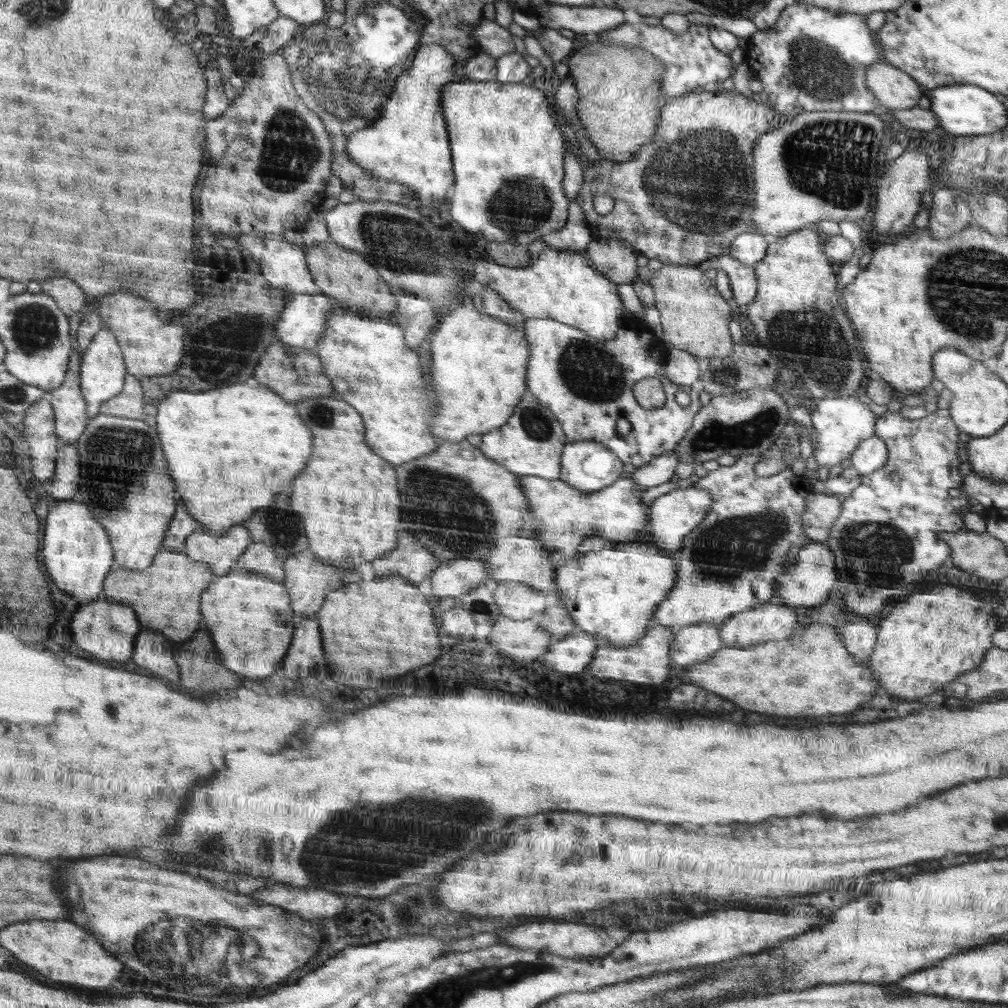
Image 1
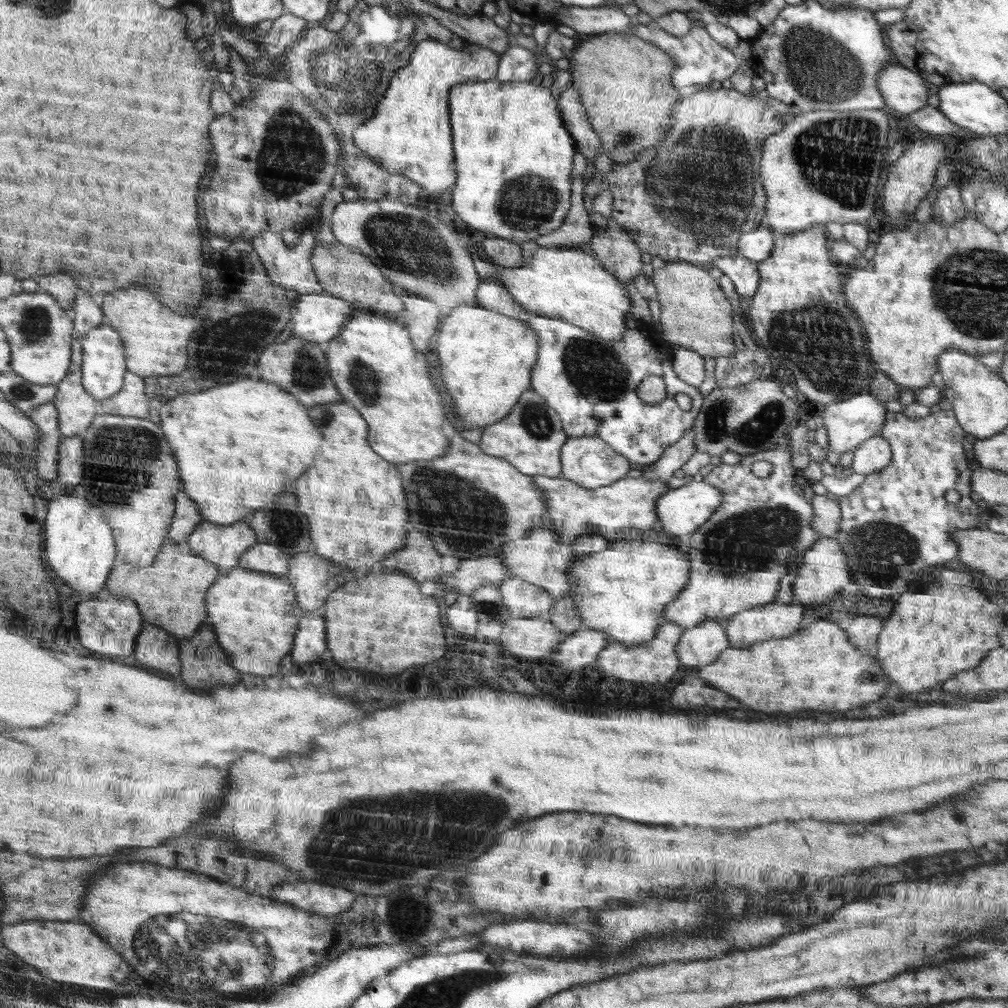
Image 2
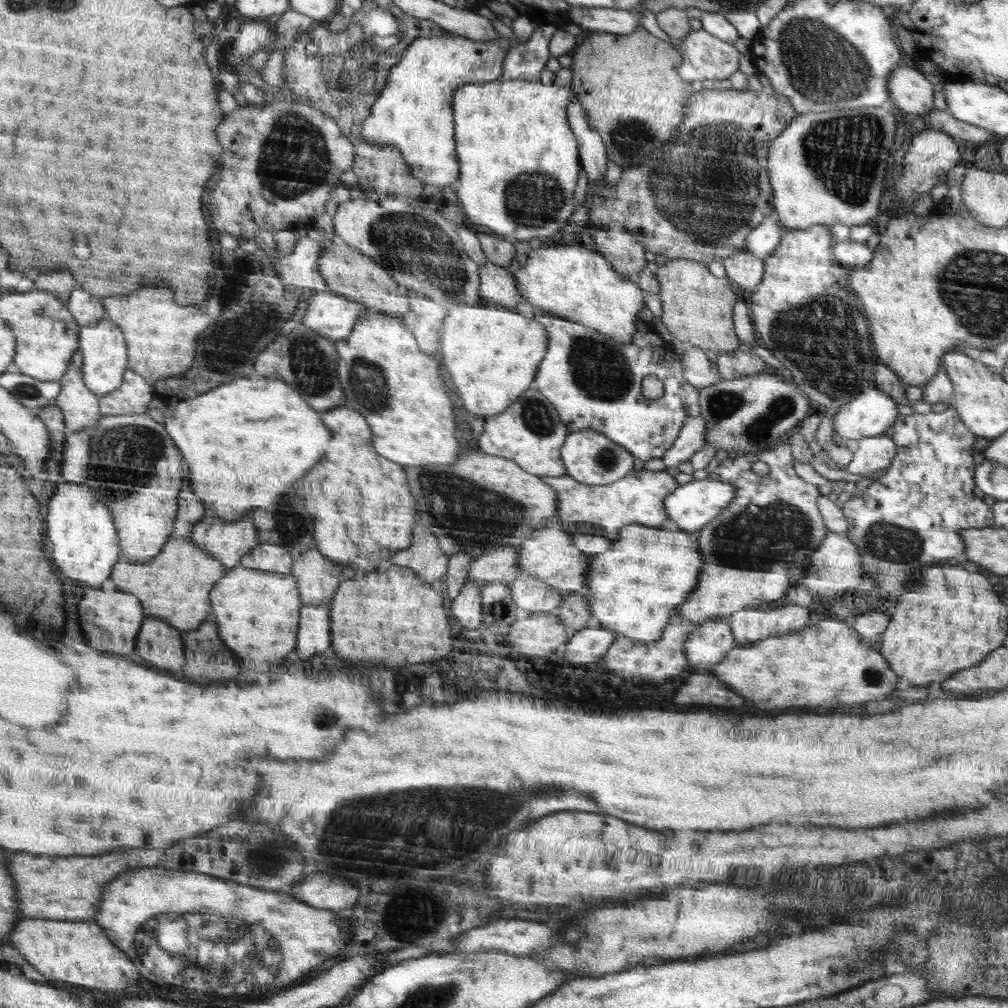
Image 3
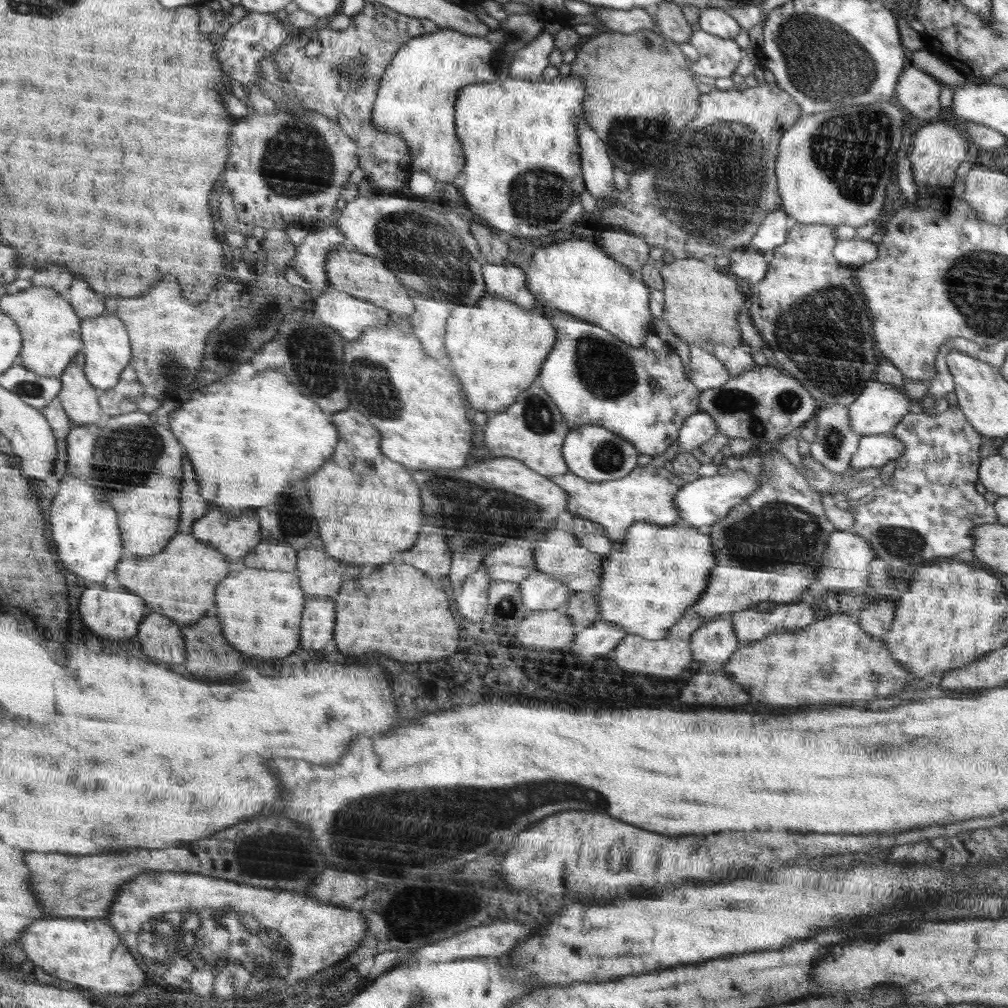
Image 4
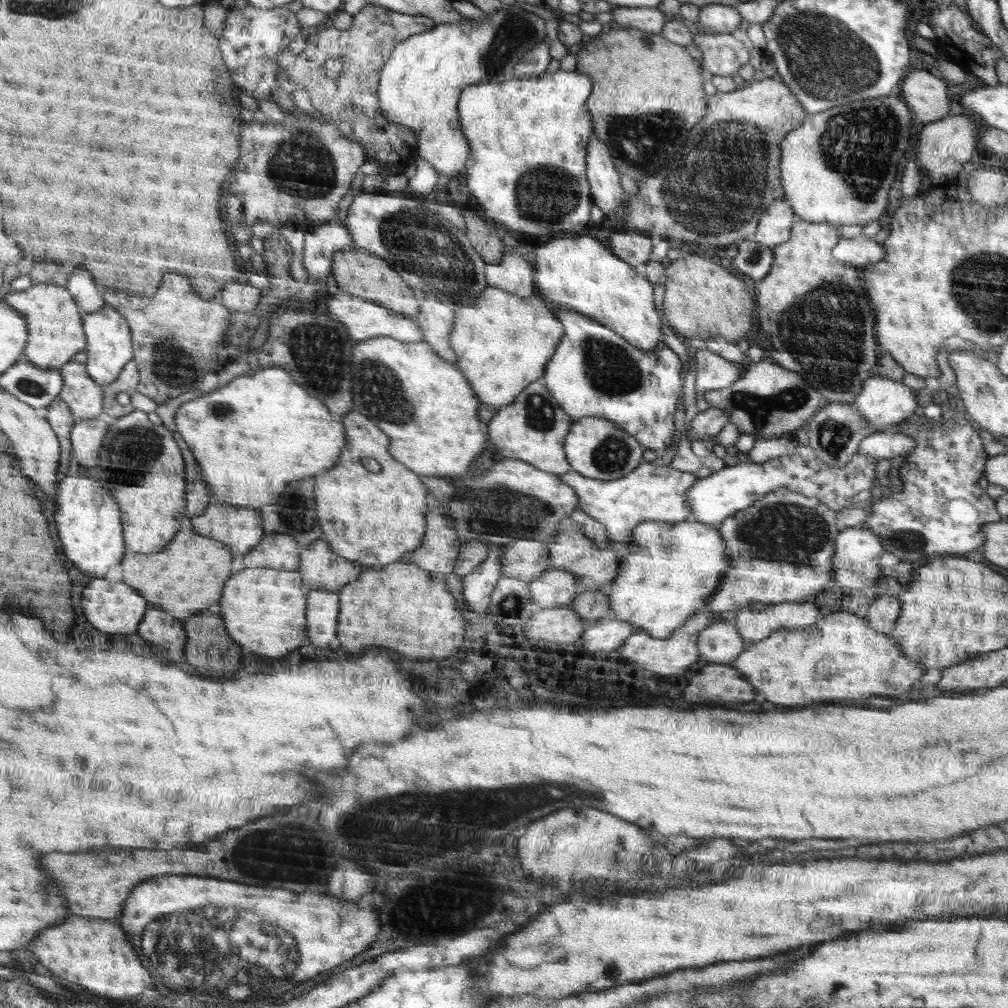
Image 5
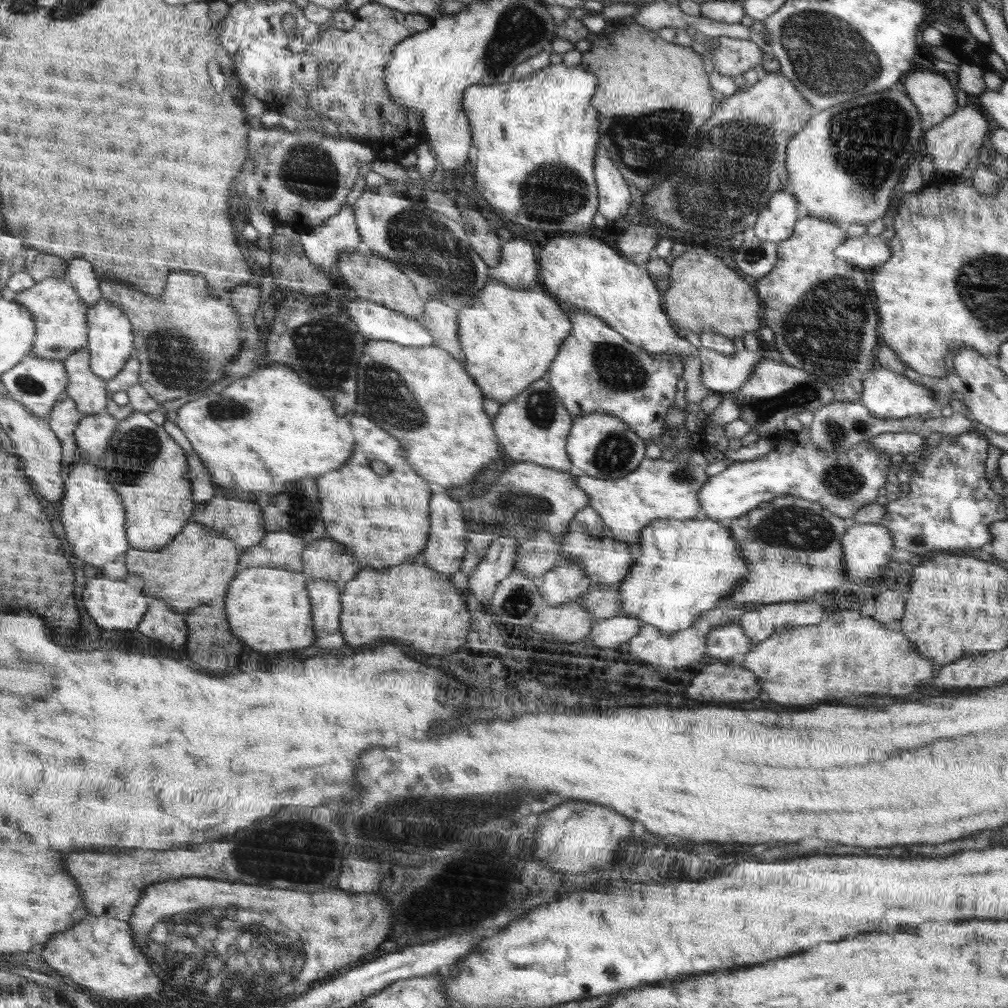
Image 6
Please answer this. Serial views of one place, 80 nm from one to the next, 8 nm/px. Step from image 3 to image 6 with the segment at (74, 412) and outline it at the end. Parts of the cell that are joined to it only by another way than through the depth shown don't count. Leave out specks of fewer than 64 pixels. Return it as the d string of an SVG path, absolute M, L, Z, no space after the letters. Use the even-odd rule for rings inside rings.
M87 347L72 353L64 360L64 365L69 377L64 396L72 399L86 417L104 411L110 401L108 382L90 370Z

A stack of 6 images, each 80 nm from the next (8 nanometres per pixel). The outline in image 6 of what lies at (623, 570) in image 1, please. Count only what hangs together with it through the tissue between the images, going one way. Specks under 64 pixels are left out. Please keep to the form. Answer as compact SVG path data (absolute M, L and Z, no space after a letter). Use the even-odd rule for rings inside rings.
M690 518L688 520L656 520L646 525L642 530L643 555L633 562L628 576L621 581L620 603L621 613L632 618L638 618L644 625L660 629L660 633L670 636L680 630L693 626L706 610L714 610L719 603L738 590L737 584L745 577L747 566L742 558L741 546L729 529L727 521L711 518Z

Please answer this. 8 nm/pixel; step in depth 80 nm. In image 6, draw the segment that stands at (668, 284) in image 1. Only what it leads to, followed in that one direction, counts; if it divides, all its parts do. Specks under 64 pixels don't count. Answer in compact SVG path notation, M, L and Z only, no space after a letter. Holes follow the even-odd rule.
M688 248L680 257L676 257L670 266L669 287L663 291L663 301L666 305L666 314L675 325L684 332L696 332L701 334L705 330L712 330L726 338L734 339L736 336L744 336L744 332L751 330L757 332L760 328L758 318L758 297L754 296L754 290L734 272L728 265L722 264L722 259L716 257L702 248Z

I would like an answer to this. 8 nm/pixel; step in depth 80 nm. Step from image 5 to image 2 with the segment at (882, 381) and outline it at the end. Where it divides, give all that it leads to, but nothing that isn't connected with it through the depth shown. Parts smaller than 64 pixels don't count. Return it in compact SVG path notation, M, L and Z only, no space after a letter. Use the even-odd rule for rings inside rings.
M866 391L847 398L846 401L814 408L813 413L816 415L818 423L824 425L826 436L828 436L825 460L836 466L840 457L847 455L849 450L853 451L869 438L878 435L888 412L884 403L874 397L872 393Z

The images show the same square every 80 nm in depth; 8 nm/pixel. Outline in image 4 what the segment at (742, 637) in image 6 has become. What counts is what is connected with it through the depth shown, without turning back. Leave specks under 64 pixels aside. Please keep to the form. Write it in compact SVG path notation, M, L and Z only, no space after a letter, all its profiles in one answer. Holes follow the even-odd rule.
M718 616L691 634L693 660L707 665L721 665L742 645L738 642L730 620Z

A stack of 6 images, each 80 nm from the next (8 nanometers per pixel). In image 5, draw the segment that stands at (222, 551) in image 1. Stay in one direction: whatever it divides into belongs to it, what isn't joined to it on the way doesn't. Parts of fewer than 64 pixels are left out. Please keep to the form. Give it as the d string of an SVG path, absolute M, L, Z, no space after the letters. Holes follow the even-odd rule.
M227 502L210 503L200 516L193 516L189 520L189 526L197 530L198 534L204 534L218 542L225 543L234 554L248 554L254 546L261 541L267 541L264 517L261 510L251 506L228 505Z

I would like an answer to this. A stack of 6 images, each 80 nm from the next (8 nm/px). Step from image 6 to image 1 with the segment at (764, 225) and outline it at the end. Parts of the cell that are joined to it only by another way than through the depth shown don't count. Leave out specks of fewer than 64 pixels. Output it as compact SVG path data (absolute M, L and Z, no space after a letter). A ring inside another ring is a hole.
M754 229L738 236L728 255L742 264L755 266L768 256L769 240L768 236L760 234L757 229Z

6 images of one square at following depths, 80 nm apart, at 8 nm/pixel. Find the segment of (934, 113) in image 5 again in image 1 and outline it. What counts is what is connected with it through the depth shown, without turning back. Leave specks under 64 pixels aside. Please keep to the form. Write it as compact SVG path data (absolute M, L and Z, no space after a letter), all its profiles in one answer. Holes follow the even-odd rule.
M875 62L868 66L865 70L865 83L868 90L877 98L882 110L910 110L918 103L923 96L924 89L903 70L897 69L895 66L886 62Z

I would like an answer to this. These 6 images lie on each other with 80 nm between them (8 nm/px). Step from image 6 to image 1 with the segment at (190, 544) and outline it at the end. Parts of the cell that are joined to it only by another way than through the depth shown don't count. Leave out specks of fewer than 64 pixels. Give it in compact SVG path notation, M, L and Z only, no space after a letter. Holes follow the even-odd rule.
M162 552L153 560L154 566L142 572L116 570L110 572L106 580L106 598L110 602L118 602L122 606L132 606L138 614L141 628L156 630L166 634L166 638L174 642L184 642L198 630L202 620L200 600L209 585L216 580L212 566L190 558L185 552Z

